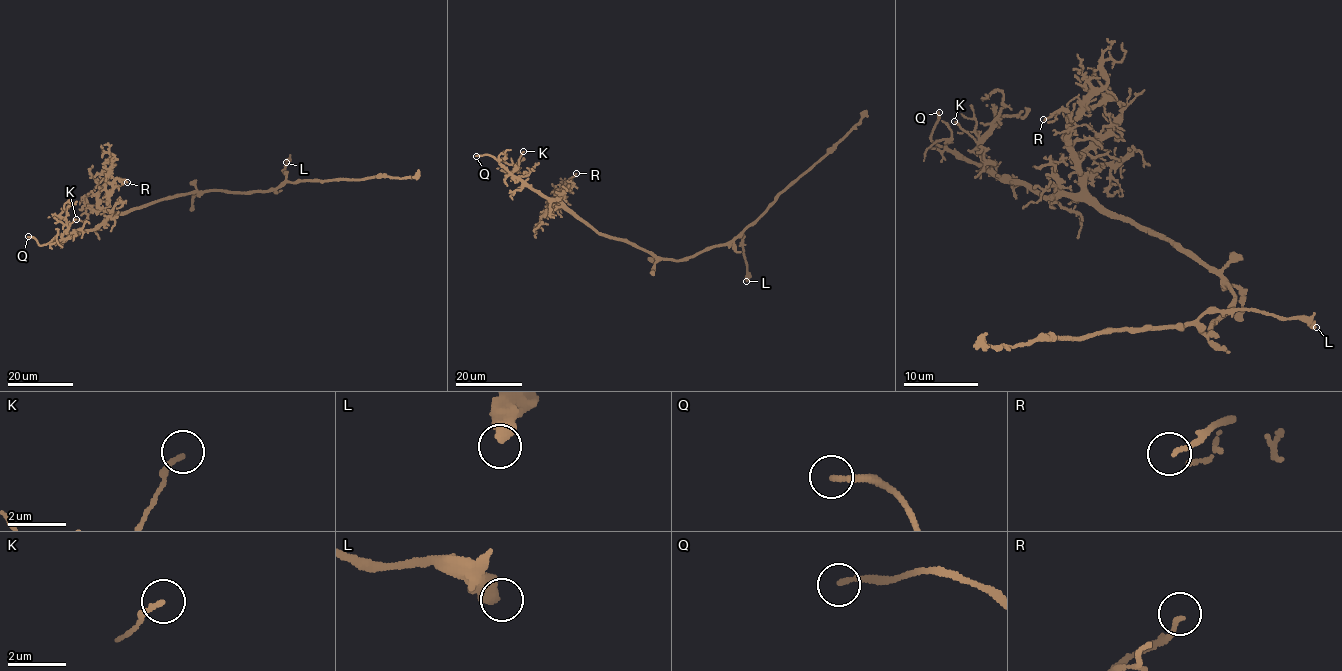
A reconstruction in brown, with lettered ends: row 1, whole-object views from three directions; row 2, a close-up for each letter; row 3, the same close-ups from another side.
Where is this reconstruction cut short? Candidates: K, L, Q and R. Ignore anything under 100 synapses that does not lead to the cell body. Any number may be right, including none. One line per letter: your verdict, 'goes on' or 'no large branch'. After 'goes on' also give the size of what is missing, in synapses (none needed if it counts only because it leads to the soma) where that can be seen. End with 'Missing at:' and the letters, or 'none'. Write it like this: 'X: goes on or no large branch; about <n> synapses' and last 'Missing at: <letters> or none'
K: no large branch
L: no large branch
Q: goes on
R: no large branch
Missing at: Q

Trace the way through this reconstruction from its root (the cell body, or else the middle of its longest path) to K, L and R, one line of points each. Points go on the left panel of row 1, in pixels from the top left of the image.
K: (217, 190), (193, 192), (157, 200), (115, 215), (94, 228), (62, 237), (76, 219)
L: (217, 190), (271, 190), (284, 181), (286, 162)
R: (217, 190), (193, 192), (157, 200), (119, 214), (110, 211), (108, 197), (112, 182), (119, 178), (127, 182)

